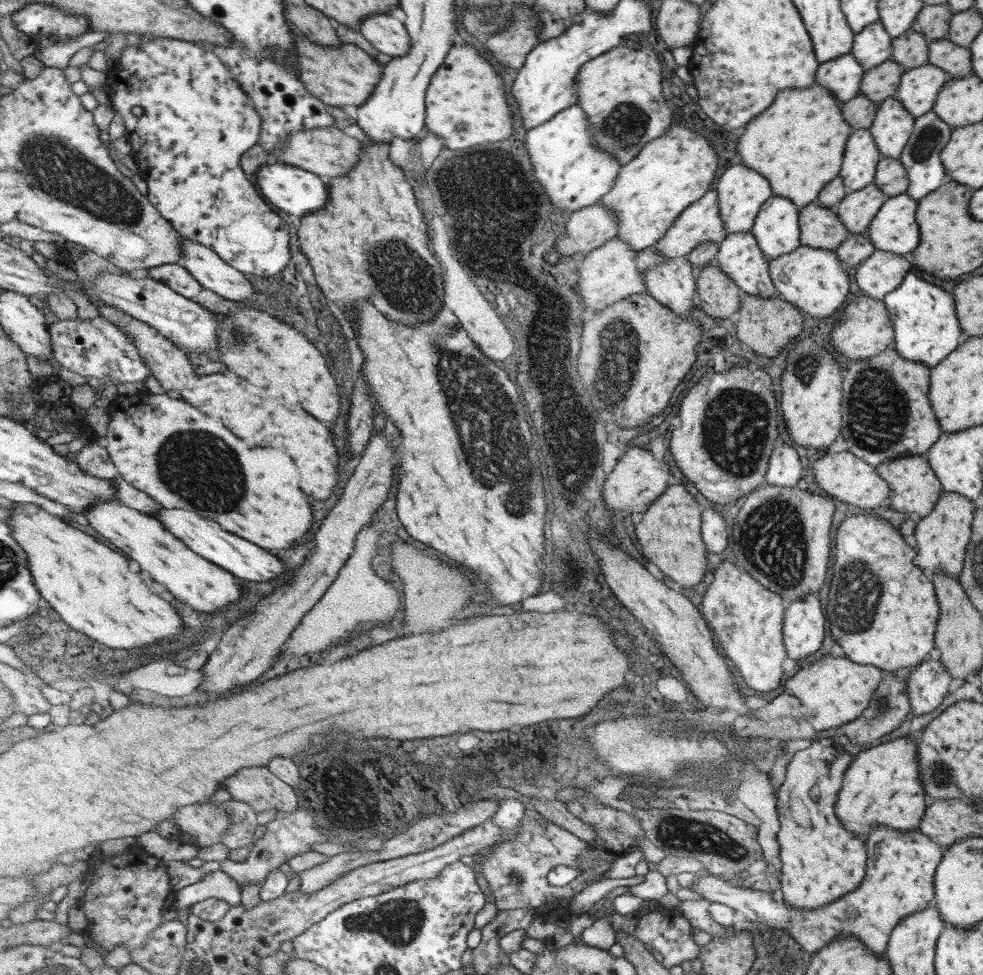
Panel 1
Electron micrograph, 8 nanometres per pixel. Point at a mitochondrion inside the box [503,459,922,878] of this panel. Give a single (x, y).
(774, 531)

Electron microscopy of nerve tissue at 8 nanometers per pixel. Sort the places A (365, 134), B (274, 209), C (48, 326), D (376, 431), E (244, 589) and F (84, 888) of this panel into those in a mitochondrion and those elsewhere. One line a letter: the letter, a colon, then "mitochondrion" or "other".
A: other
B: other
C: other
D: other
E: other
F: other

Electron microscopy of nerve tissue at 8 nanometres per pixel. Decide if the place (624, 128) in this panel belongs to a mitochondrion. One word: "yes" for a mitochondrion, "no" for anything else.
yes

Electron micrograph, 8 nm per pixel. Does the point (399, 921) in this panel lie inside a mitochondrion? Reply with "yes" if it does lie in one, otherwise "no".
yes

